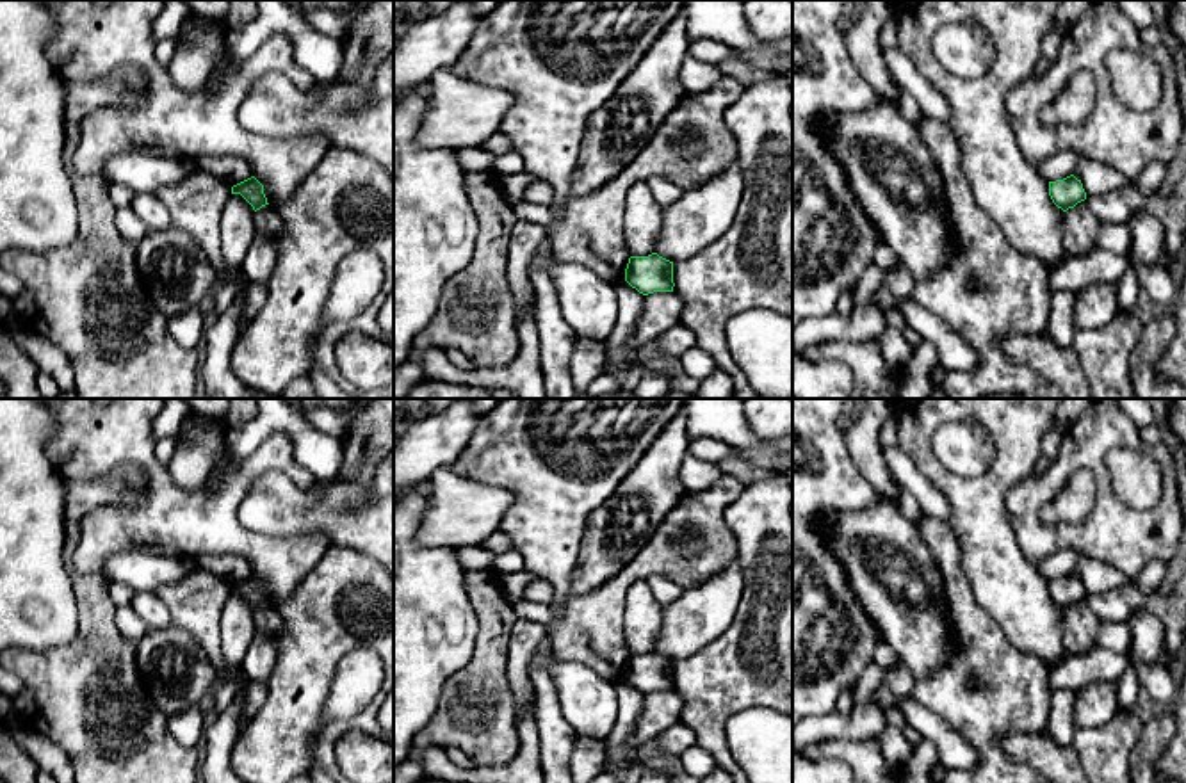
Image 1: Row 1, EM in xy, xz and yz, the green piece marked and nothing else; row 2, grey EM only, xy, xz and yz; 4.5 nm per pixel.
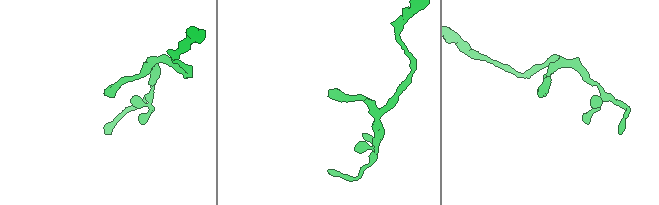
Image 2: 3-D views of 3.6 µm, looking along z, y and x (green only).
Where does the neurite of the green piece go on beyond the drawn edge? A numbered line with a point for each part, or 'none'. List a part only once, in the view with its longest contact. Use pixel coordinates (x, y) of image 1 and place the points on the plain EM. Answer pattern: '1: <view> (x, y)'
none

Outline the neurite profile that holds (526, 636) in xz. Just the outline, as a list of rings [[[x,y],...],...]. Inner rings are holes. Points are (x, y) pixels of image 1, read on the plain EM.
[[[518,618],[511,626],[506,673],[515,698],[516,719],[522,715],[525,706],[536,699],[529,676],[529,664],[545,637],[547,626],[531,619]]]

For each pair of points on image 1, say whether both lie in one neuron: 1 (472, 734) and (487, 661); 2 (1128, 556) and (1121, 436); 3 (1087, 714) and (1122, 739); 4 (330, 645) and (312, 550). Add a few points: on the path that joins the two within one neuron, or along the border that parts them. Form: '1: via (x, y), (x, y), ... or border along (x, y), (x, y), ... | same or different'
1: via (476, 716), (476, 703), (485, 678) | same
2: via (1112, 525), (1099, 461) | same
3: border along (1119, 709), (1099, 726), (1078, 728) | different
4: border along (332, 545), (287, 595) | different

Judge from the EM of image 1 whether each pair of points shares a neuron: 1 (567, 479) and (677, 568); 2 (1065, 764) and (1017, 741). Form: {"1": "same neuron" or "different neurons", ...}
{"1": "different neurons", "2": "same neuron"}

